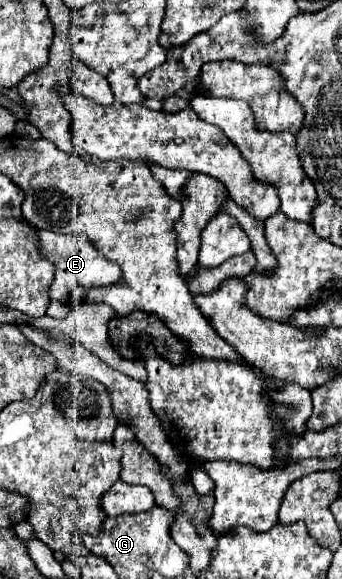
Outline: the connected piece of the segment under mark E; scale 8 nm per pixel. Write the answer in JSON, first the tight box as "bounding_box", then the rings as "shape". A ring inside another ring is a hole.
{"bounding_box":[39,231,121,303],"shape":[[[39,231],[39,251],[45,259],[49,259],[55,265],[55,279],[49,287],[49,297],[61,303],[67,303],[71,297],[71,291],[77,287],[89,289],[89,287],[103,287],[111,285],[121,279],[121,269],[117,269],[117,263],[105,261],[97,249],[93,249],[87,241],[87,237],[81,235],[63,235],[53,231]]]}

